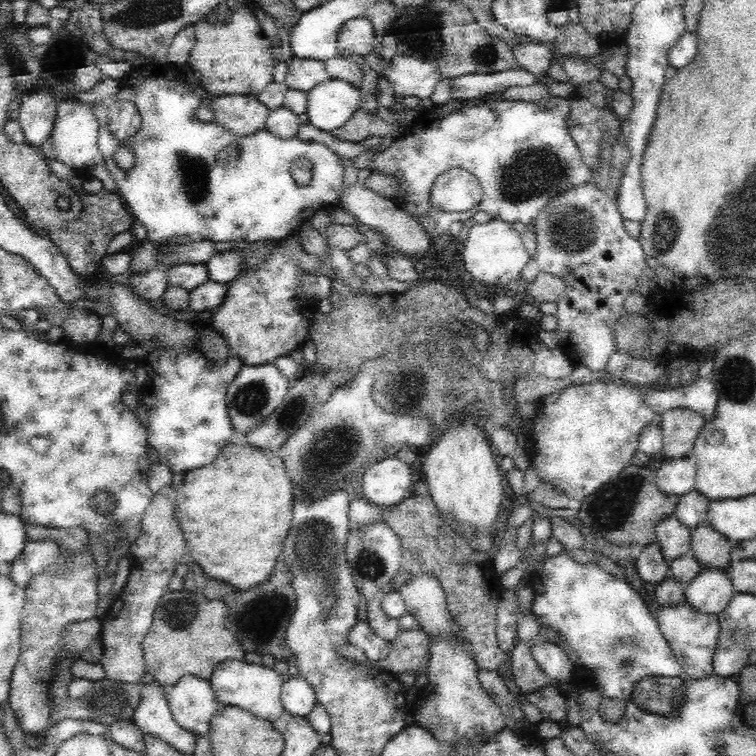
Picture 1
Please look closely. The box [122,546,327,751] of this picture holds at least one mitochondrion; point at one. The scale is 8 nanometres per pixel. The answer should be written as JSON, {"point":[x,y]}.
{"point":[178,614]}

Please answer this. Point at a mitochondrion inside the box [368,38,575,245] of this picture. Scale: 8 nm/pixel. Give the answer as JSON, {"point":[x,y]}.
{"point":[485,54]}

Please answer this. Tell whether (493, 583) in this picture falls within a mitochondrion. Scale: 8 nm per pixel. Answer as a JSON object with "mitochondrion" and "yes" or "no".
{"mitochondrion":"no"}

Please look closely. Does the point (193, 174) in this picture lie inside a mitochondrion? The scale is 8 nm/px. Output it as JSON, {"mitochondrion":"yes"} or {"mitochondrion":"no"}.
{"mitochondrion":"yes"}

